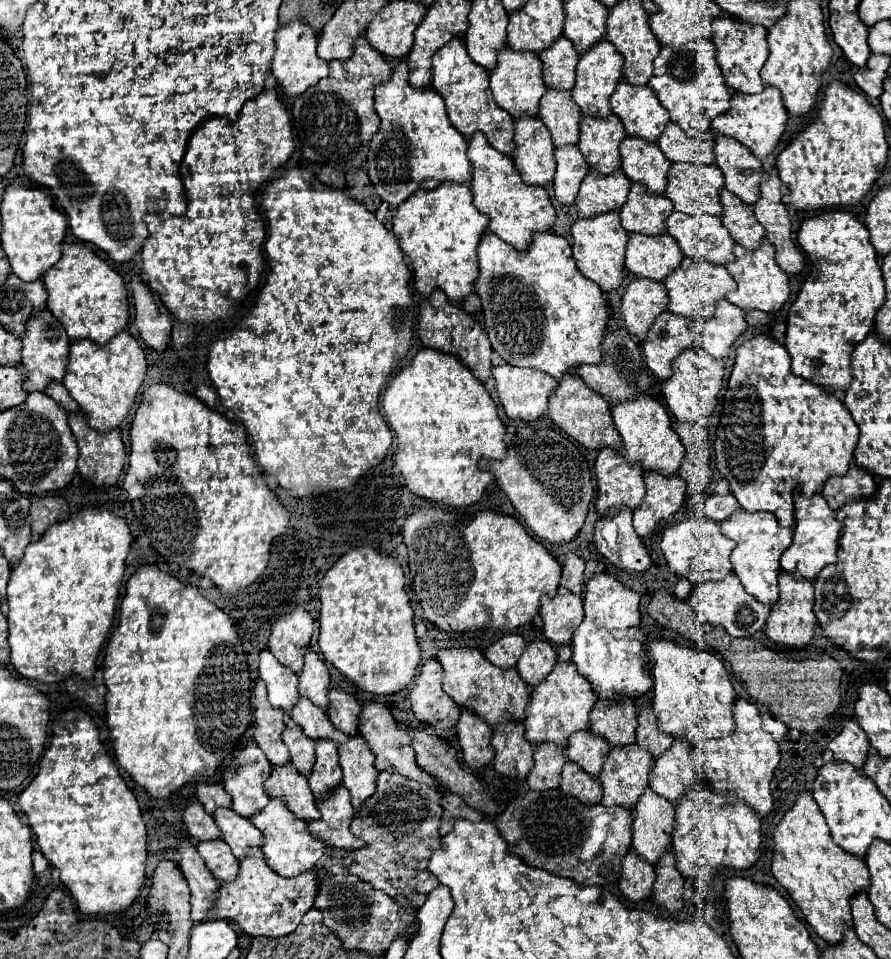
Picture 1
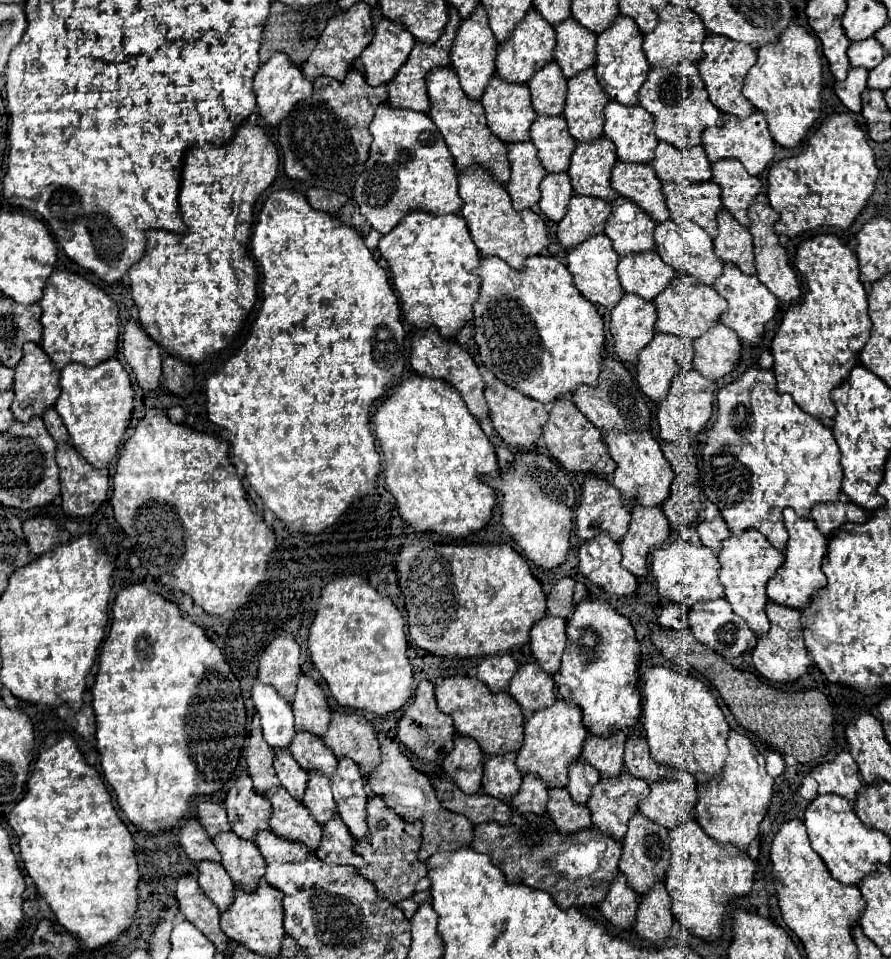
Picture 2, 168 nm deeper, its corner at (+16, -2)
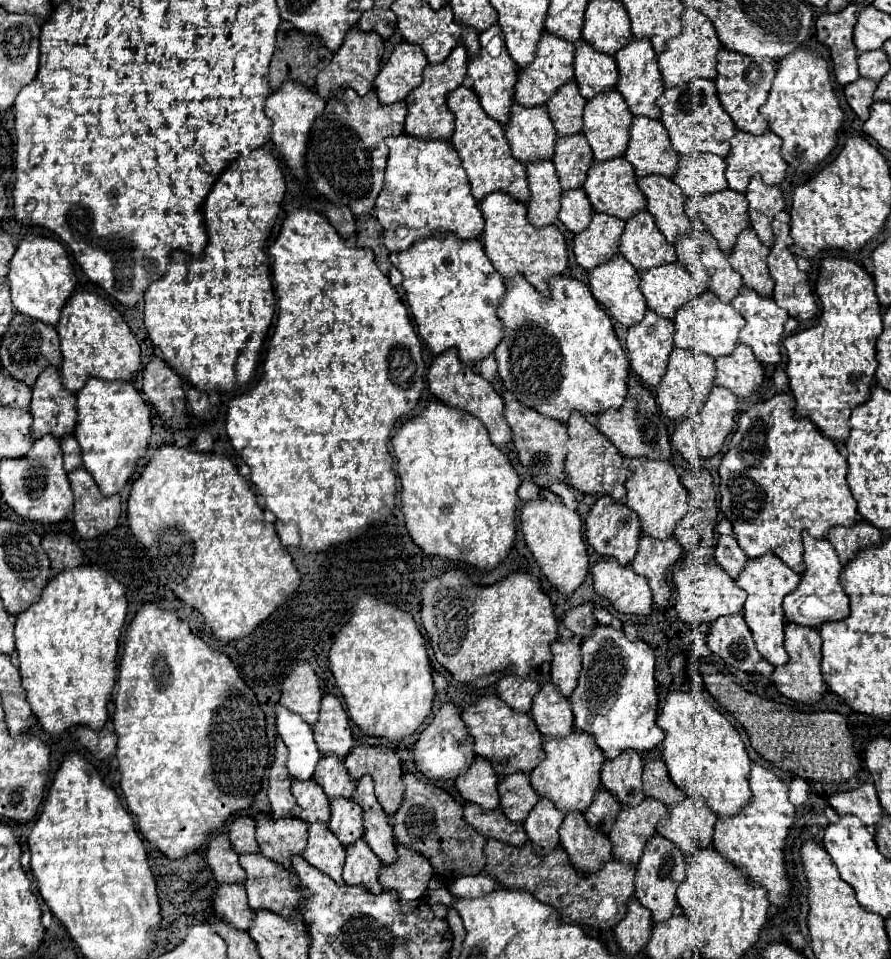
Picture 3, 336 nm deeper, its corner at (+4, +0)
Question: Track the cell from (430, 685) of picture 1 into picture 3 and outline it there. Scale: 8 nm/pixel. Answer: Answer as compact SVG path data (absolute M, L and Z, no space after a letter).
M444 701L434 717L428 719L426 729L418 735L418 741L414 745L414 761L418 771L422 771L428 779L456 779L470 767L474 757L474 741L468 733L466 723L460 719L460 709L454 703Z

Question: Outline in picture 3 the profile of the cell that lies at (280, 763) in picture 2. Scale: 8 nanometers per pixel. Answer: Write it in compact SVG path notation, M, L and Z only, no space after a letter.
M292 779L292 795L296 797L296 803L302 807L300 819L308 823L314 823L314 821L328 823L330 803L328 803L328 797L324 795L324 789L314 779L308 779L308 781Z

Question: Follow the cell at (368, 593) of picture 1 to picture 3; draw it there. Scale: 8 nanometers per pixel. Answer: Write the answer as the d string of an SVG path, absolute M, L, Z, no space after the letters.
M362 595L354 603L350 619L338 631L330 647L328 659L330 659L330 671L336 679L336 685L346 699L350 719L366 735L388 737L390 741L398 743L402 737L412 735L432 715L434 685L432 685L432 675L430 675L426 641L420 635L412 615L400 609L398 605L382 603L374 595Z

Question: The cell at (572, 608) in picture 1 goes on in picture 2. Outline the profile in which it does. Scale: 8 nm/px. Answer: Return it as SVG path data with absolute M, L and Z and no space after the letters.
M544 615L530 631L530 647L536 663L554 675L560 669L560 657L566 647L566 621Z

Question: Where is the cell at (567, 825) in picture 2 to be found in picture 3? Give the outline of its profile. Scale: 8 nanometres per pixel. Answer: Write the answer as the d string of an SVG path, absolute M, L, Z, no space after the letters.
M580 811L566 813L560 827L560 843L580 871L592 873L612 857L612 843L608 837L592 829Z

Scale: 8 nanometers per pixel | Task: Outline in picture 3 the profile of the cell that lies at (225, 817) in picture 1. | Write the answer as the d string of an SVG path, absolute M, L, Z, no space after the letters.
M240 853L240 865L246 871L244 887L248 893L248 905L252 909L268 909L268 911L274 911L280 915L292 915L298 909L302 895L296 893L298 881L296 881L296 877L290 877L290 873L292 873L290 869L264 857L262 853Z

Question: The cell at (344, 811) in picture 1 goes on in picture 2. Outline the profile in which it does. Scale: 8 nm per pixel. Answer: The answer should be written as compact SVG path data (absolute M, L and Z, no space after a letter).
M336 815L324 825L324 835L316 855L332 865L352 865L356 869L364 867L364 859L354 851L356 839L352 839L344 821Z

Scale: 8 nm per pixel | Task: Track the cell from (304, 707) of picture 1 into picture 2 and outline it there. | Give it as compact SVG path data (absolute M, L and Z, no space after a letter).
M296 733L290 745L292 757L304 771L322 771L322 775L332 777L336 771L338 759L334 753L324 745L324 741L312 733Z

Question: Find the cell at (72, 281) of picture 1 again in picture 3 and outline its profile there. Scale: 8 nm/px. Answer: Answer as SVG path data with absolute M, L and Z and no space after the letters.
M74 291L62 307L60 321L56 325L62 349L62 385L78 393L88 377L100 379L132 379L140 369L140 345L132 335L128 323L120 311L102 295L94 291Z

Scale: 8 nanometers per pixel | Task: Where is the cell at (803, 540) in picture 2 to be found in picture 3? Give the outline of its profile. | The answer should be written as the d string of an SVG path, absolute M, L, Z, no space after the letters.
M808 531L802 533L802 543L804 543L804 565L806 571L802 573L800 585L784 597L784 615L786 621L798 623L798 625L810 625L810 627L820 627L824 621L840 619L848 615L848 595L844 593L838 577L842 563L830 545L828 539L814 539L808 535Z

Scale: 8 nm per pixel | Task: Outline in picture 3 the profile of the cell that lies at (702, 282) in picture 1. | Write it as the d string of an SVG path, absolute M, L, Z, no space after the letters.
M704 291L702 295L694 297L676 311L674 327L676 327L674 333L676 347L686 347L698 353L708 353L712 357L718 357L732 353L732 349L738 345L738 333L744 327L744 319L736 309L732 309L732 305L722 303L712 291Z

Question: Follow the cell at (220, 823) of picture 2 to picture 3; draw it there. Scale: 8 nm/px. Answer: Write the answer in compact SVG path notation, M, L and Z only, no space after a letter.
M244 815L232 817L232 821L228 825L228 839L236 853L258 851L258 843L254 839L254 829L256 829L254 819L244 817Z

